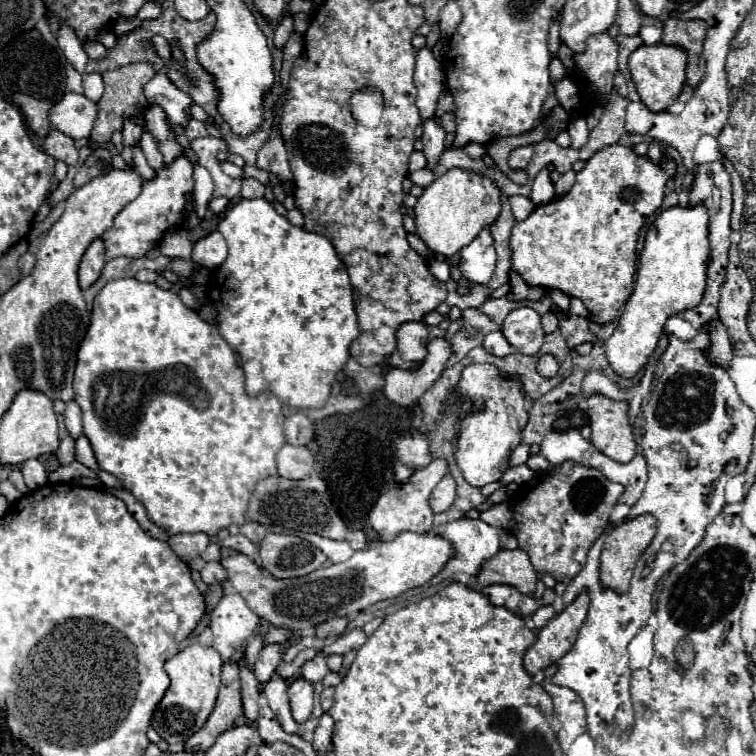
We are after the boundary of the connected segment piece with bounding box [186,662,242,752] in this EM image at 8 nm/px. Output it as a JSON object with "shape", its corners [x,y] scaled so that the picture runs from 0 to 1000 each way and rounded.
{"shape":[[[296,876],[294,881],[294,910],[288,918],[288,929],[283,942],[272,952],[272,958],[246,981],[249,995],[270,995],[275,992],[286,976],[304,966],[312,950],[320,944],[317,934],[317,881],[315,876]]]}

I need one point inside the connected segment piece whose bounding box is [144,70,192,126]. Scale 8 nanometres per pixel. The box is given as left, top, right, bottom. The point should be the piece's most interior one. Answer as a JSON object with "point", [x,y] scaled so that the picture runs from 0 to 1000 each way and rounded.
{"point":[212,120]}

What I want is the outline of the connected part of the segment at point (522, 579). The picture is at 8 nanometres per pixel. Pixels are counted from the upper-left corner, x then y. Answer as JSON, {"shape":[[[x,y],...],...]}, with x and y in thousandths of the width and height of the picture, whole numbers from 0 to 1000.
{"shape":[[[661,728],[640,754],[632,759],[635,775],[648,772],[672,772],[685,778],[690,786],[704,786],[709,780],[712,759],[701,746],[701,738],[693,728]]]}

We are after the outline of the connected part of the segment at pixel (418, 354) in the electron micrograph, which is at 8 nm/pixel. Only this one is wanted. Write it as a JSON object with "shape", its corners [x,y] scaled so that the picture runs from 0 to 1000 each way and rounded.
{"shape":[[[537,426],[524,439],[526,466],[537,479],[558,479],[566,458],[566,431],[561,426]]]}

